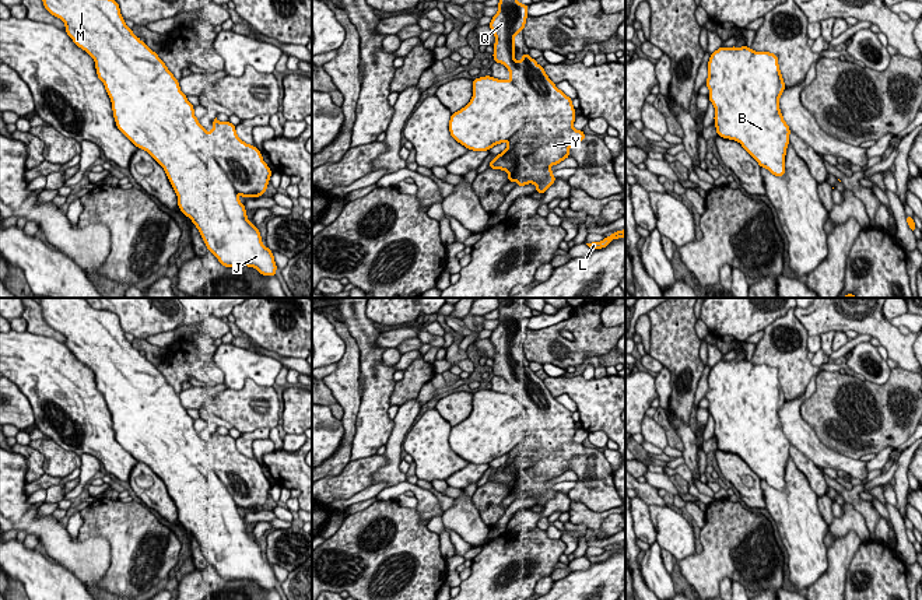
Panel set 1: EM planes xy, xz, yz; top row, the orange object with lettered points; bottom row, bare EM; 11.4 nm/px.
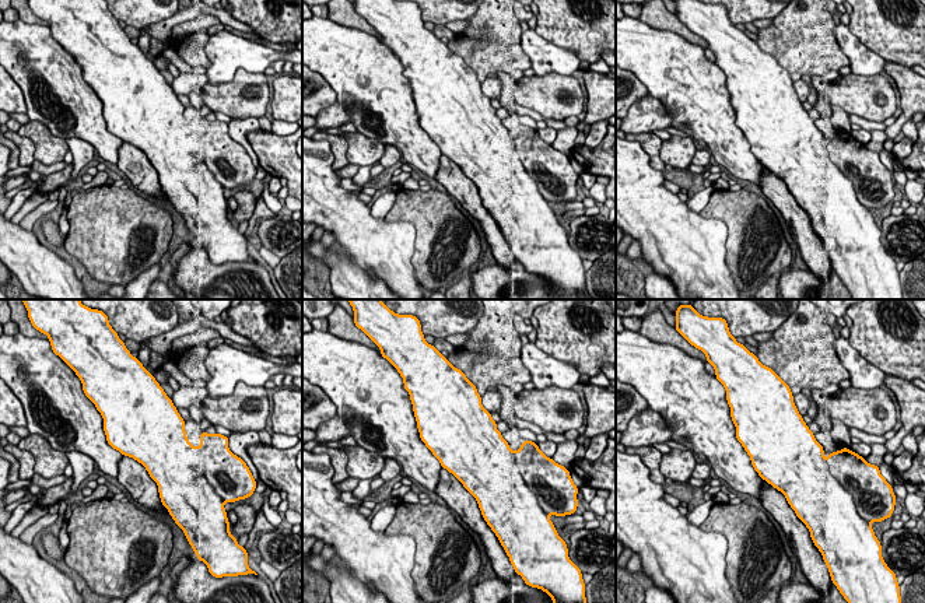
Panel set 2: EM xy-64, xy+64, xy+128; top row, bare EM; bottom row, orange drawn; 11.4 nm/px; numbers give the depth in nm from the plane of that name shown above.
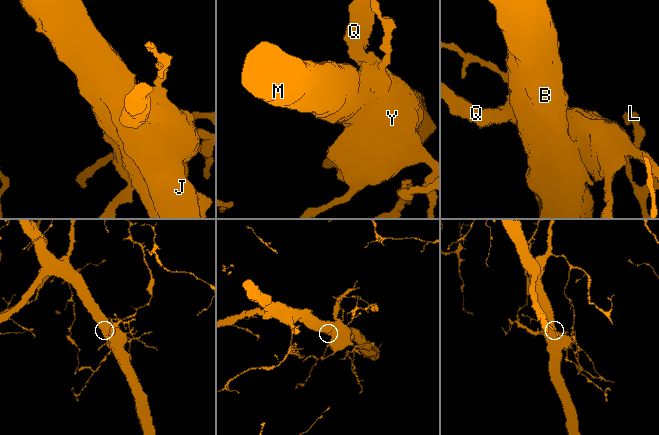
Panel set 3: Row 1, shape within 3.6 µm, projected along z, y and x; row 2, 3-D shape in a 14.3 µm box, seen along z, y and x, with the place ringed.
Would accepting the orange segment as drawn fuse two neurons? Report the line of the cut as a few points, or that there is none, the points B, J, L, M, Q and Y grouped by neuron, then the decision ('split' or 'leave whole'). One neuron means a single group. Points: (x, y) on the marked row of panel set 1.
no cut; B J L M Q Y; leave whole

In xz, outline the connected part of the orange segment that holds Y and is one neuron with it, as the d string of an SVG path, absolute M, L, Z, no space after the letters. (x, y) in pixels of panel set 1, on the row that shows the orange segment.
M499 0L498 13L491 18L490 29L495 35L494 62L509 70L509 81L491 76L473 80L473 97L460 110L451 115L451 136L471 151L488 151L497 144L508 143L506 148L495 155L488 168L508 172L509 182L516 186L533 183L536 192L544 194L555 179L550 168L569 158L574 143L583 141L585 133L574 127L575 108L548 78L544 67L527 53L515 60L515 36L525 28L529 6L518 0Z

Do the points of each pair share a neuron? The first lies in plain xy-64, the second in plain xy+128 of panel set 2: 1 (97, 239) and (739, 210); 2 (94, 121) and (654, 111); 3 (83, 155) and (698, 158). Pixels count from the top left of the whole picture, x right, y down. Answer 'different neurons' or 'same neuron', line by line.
1: same neuron
2: different neurons
3: same neuron

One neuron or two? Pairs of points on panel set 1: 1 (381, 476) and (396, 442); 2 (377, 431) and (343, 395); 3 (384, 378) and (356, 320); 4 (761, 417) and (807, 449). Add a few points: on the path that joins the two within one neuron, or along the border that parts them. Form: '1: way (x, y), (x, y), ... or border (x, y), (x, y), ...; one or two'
1: way (389, 467), (393, 451); one
2: border (361, 397), (356, 435), (351, 444); two
3: way (371, 364), (365, 334); one
4: border (785, 400), (779, 410), (779, 425), (791, 444); two

